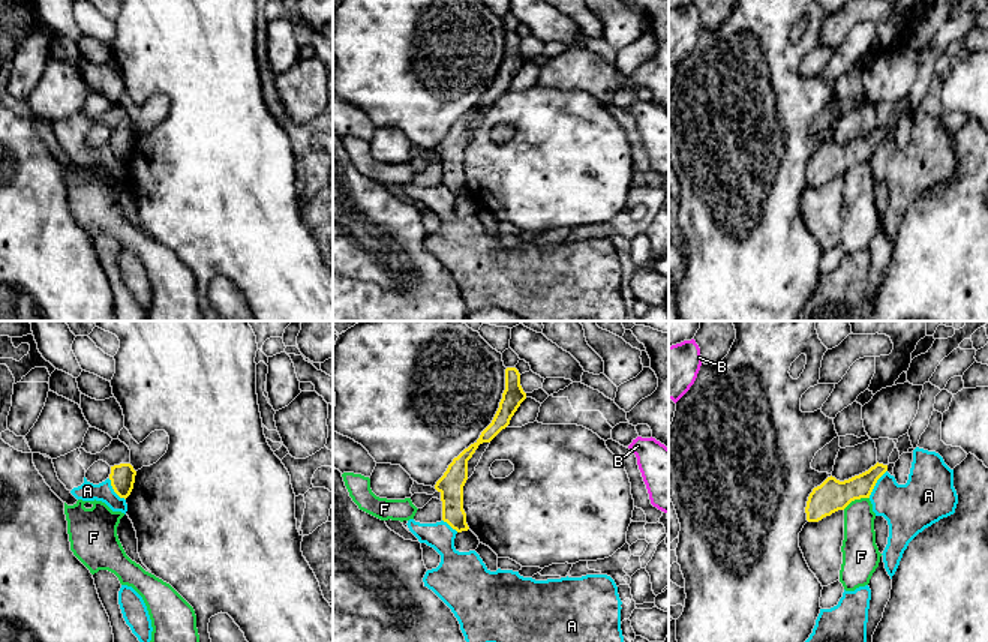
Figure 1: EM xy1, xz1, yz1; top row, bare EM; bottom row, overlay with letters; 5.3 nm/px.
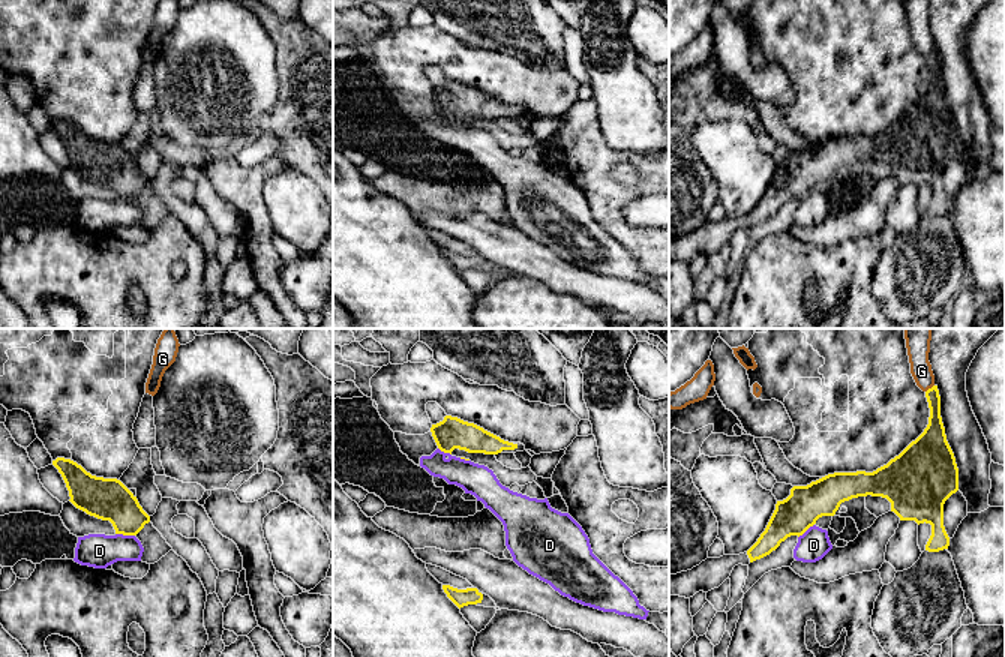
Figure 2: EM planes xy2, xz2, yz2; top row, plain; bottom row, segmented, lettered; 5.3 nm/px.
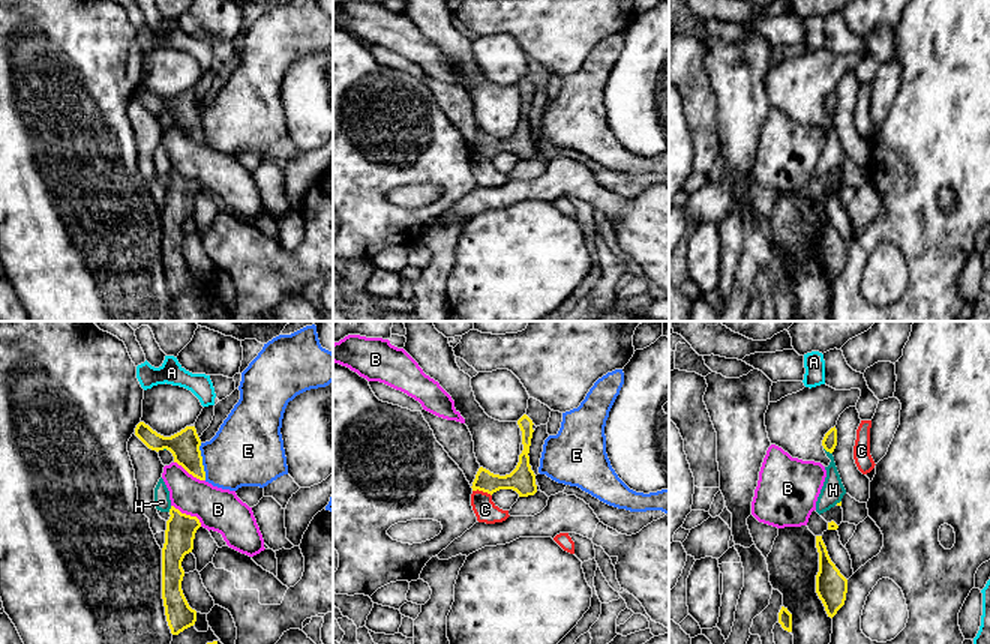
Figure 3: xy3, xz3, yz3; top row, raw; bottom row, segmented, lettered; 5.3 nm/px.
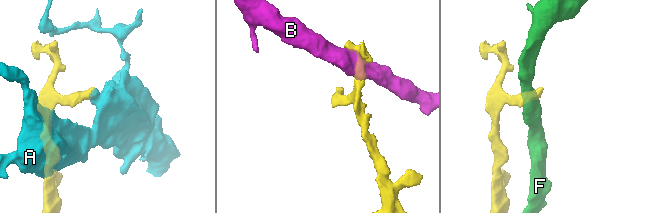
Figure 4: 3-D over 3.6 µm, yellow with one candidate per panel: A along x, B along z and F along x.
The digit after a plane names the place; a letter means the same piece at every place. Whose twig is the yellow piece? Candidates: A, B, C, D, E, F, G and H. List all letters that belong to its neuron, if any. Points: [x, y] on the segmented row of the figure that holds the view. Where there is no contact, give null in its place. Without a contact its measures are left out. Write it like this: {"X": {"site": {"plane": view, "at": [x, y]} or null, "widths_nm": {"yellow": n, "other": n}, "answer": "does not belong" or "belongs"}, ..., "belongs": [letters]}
{"A": {"site": {"plane": "yz1", "at": [876, 482]}, "widths_nm": {"yellow": 170, "other": 280}, "answer": "does not belong"}, "B": {"site": {"plane": "xy3", "at": [188, 515]}, "widths_nm": {"yellow": 160, "other": 220}, "answer": "does not belong"}, "C": {"site": {"plane": "xz3", "at": [482, 490]}, "widths_nm": {"yellow": 140, "other": 120}, "answer": "does not belong"}, "D": {"site": {"plane": "xy2", "at": [125, 534]}, "widths_nm": {"yellow": 220, "other": 190}, "answer": "does not belong"}, "E": {"site": {"plane": "xy3", "at": [201, 461]}, "widths_nm": {"yellow": 160, "other": 380}, "answer": "does not belong"}, "F": {"site": {"plane": "yz1", "at": [855, 498]}, "widths_nm": {"yellow": 170, "other": 180}, "answer": "does not belong"}, "G": {"site": {"plane": "yz2", "at": [929, 389]}, "widths_nm": {"yellow": 120, "other": 130}, "answer": "does not belong"}, "H": {"site": {"plane": "yz3", "at": [828, 451]}, "widths_nm": {"yellow": 80, "other": 120}, "answer": "does not belong"}, "belongs": []}

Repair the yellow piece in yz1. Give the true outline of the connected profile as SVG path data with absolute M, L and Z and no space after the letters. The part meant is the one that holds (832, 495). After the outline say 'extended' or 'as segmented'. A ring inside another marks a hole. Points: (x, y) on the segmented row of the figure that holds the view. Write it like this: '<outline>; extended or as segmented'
M876 464L868 471L840 482L828 477L814 488L808 496L805 513L808 522L819 522L838 510L844 510L852 501L870 498L877 480L888 471L888 465Z; as segmented

